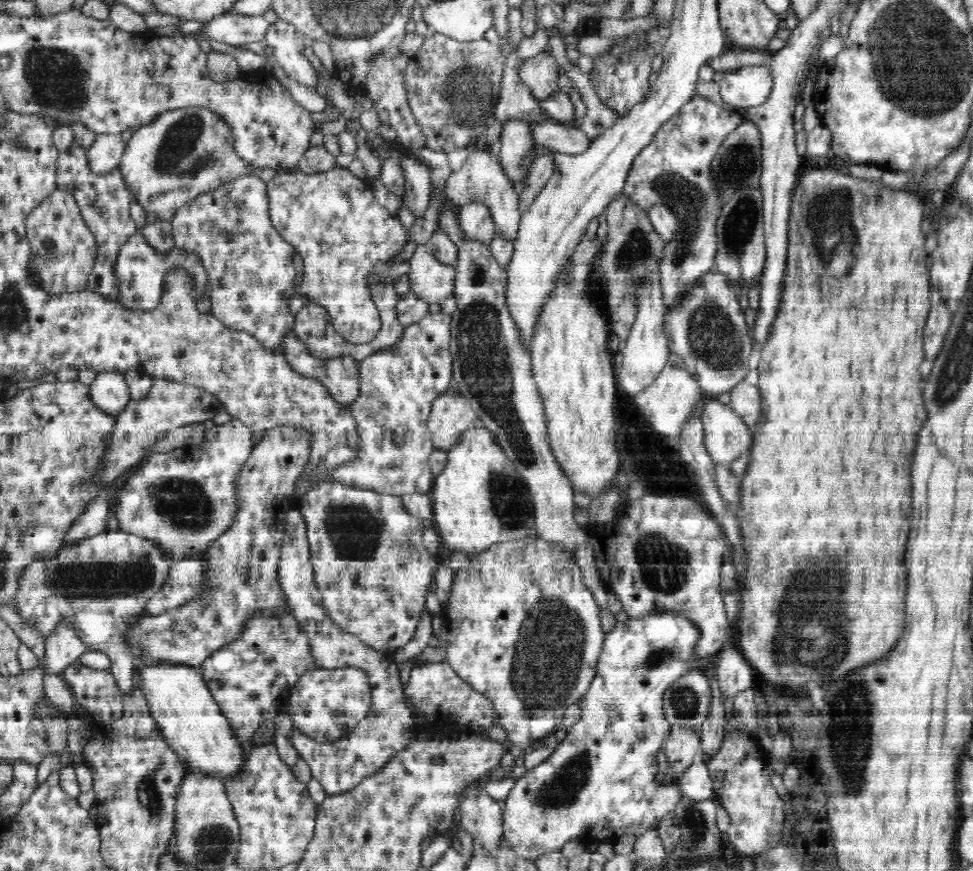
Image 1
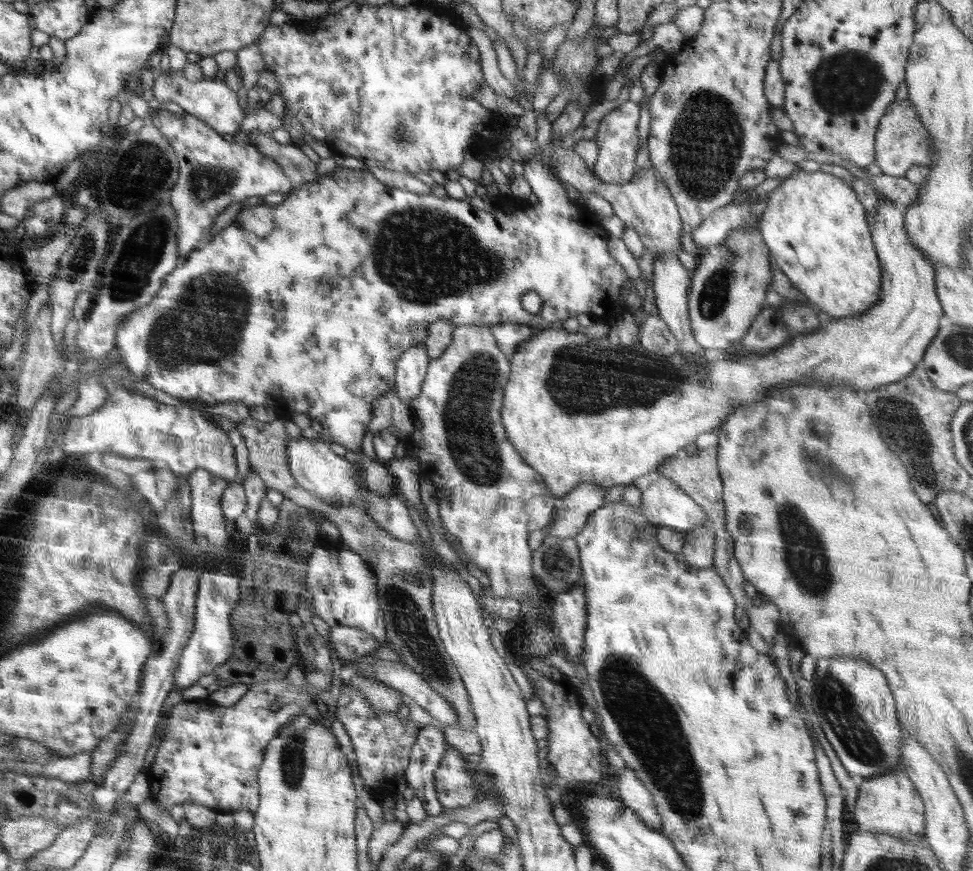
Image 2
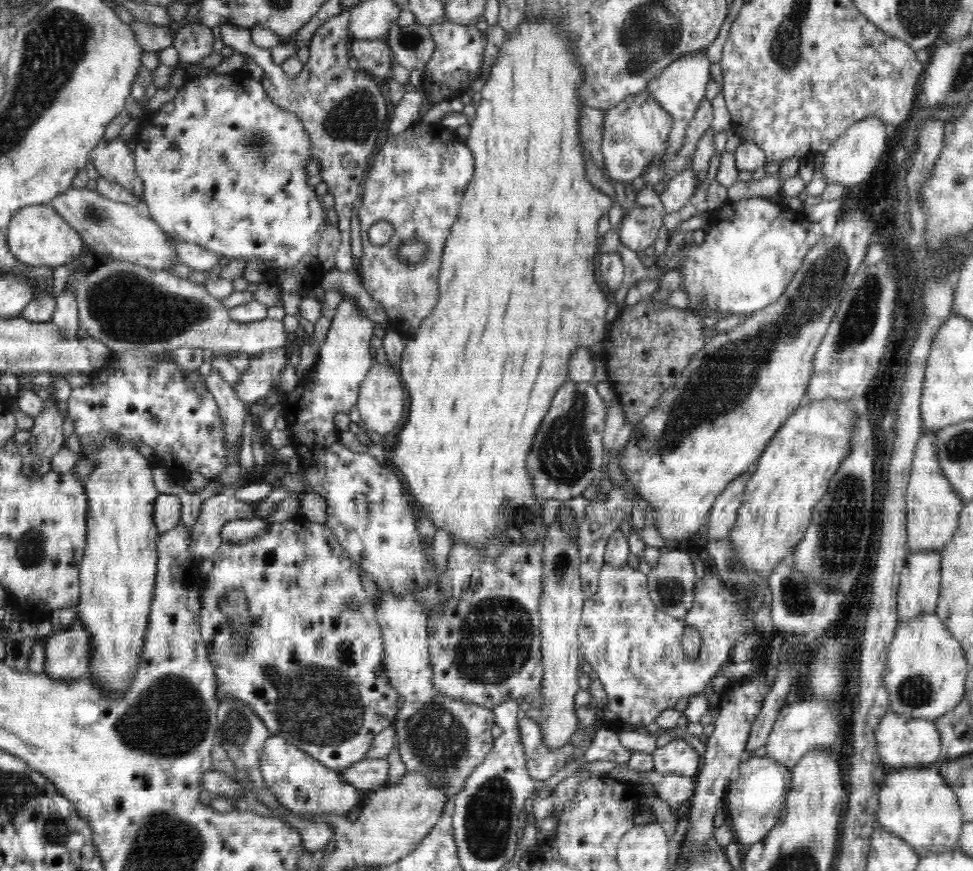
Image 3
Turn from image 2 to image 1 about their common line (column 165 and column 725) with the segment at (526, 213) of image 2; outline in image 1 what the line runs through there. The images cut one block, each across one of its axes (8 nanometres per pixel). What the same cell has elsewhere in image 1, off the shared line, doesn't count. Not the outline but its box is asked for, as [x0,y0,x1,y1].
[664,272,752,399]

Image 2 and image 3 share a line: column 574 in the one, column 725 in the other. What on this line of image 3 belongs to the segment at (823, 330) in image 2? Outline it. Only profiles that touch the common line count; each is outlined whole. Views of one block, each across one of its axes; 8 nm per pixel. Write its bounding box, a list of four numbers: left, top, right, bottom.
[619,210,874,545]

